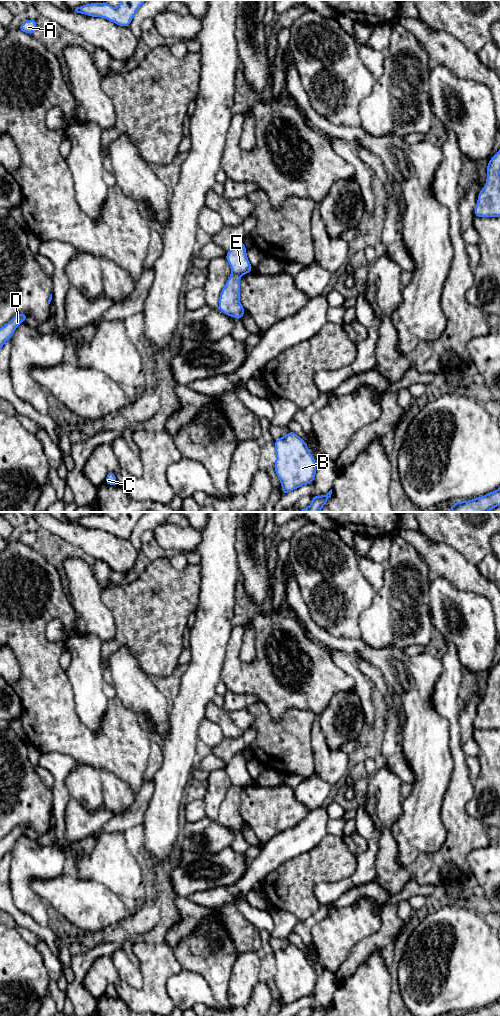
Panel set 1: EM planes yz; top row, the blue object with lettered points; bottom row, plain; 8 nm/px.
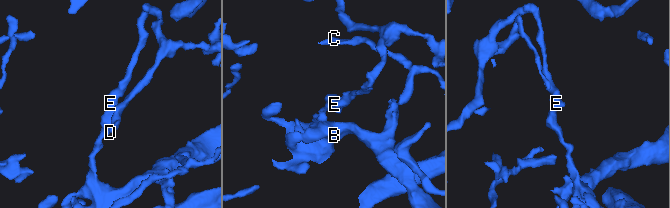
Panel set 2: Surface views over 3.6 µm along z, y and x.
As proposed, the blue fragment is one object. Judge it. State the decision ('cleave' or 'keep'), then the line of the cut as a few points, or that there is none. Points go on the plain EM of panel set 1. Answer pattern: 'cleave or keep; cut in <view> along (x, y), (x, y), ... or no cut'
cleave; cut in yz along (232, 784), (239, 789)

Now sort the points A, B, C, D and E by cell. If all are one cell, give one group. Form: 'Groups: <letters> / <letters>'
Groups: A C D E / B

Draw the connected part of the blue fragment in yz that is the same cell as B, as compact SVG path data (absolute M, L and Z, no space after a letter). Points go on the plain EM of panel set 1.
M290 942L273 957L276 964L274 980L281 994L282 1007L313 995L317 976L302 950Z

